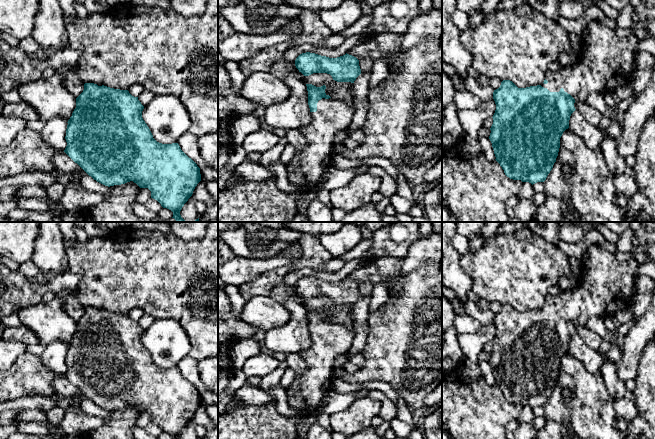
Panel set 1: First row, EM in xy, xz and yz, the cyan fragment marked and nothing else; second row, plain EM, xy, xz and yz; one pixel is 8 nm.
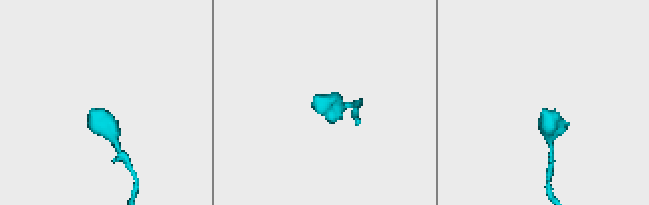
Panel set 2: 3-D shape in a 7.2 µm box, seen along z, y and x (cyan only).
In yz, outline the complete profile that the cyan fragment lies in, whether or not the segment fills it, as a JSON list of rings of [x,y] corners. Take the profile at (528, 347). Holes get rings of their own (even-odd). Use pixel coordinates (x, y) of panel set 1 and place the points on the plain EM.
[[[591,244],[581,262],[577,285],[553,296],[548,294],[541,309],[518,312],[512,305],[503,304],[493,316],[496,334],[489,363],[496,385],[507,401],[529,406],[544,406],[553,392],[560,372],[560,362],[569,352],[575,324],[585,326],[593,316],[613,317],[619,310],[631,306],[639,276],[634,258],[619,261],[615,254]]]

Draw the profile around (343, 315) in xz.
[[[285,280],[272,289],[270,297],[282,304],[294,300],[305,308],[312,308],[316,311],[325,309],[326,319],[329,319],[334,324],[342,325],[350,331],[355,331],[355,316],[351,306],[337,306],[327,297],[313,297],[309,300],[304,300],[296,292],[295,285],[289,286],[285,283]]]

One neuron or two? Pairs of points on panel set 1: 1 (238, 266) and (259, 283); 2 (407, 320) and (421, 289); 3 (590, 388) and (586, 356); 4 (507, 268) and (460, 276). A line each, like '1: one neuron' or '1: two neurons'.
1: two neurons
2: one neuron
3: two neurons
4: two neurons

